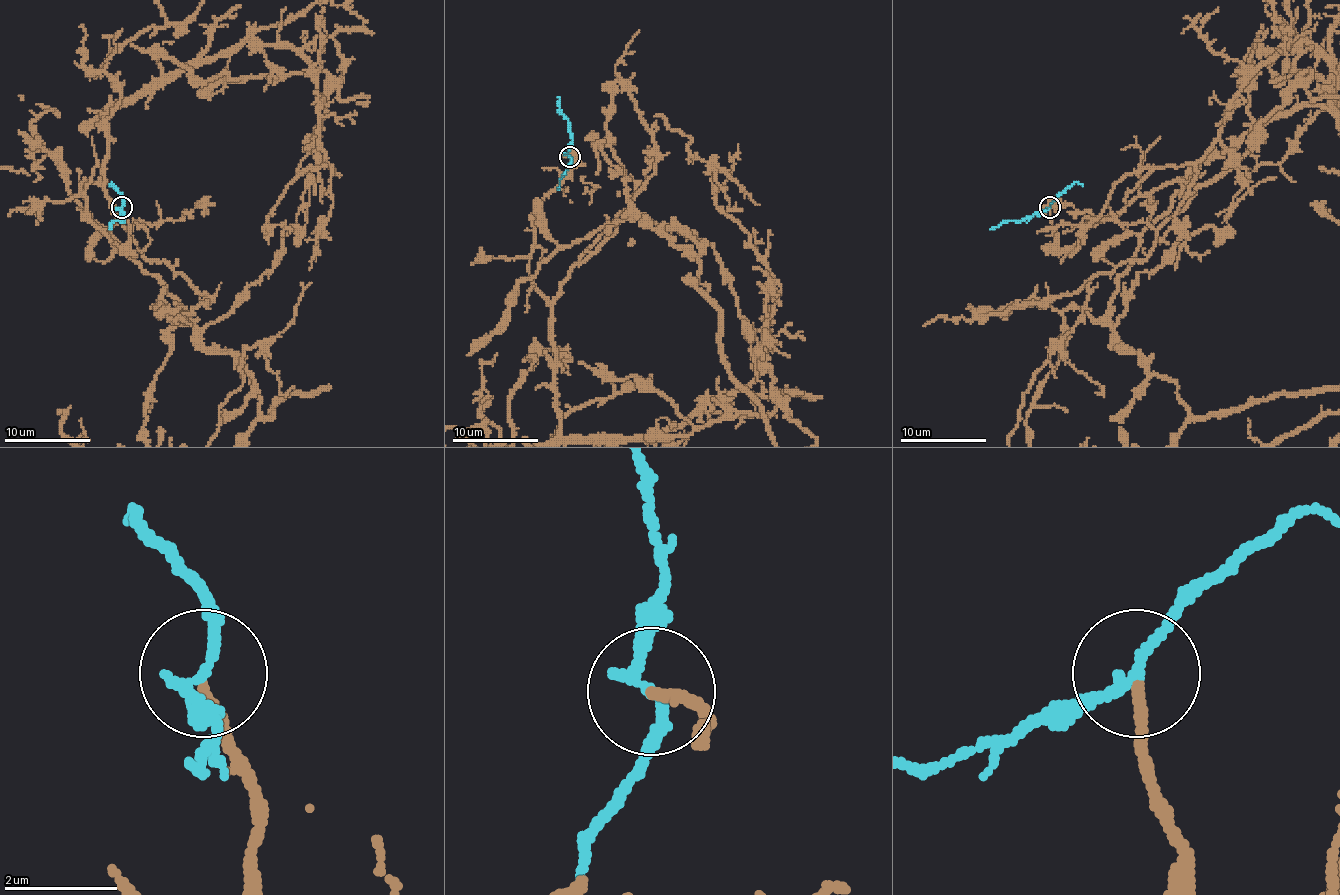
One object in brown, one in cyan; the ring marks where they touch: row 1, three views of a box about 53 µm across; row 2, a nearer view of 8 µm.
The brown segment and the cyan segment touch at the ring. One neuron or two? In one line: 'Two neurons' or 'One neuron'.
One neuron

